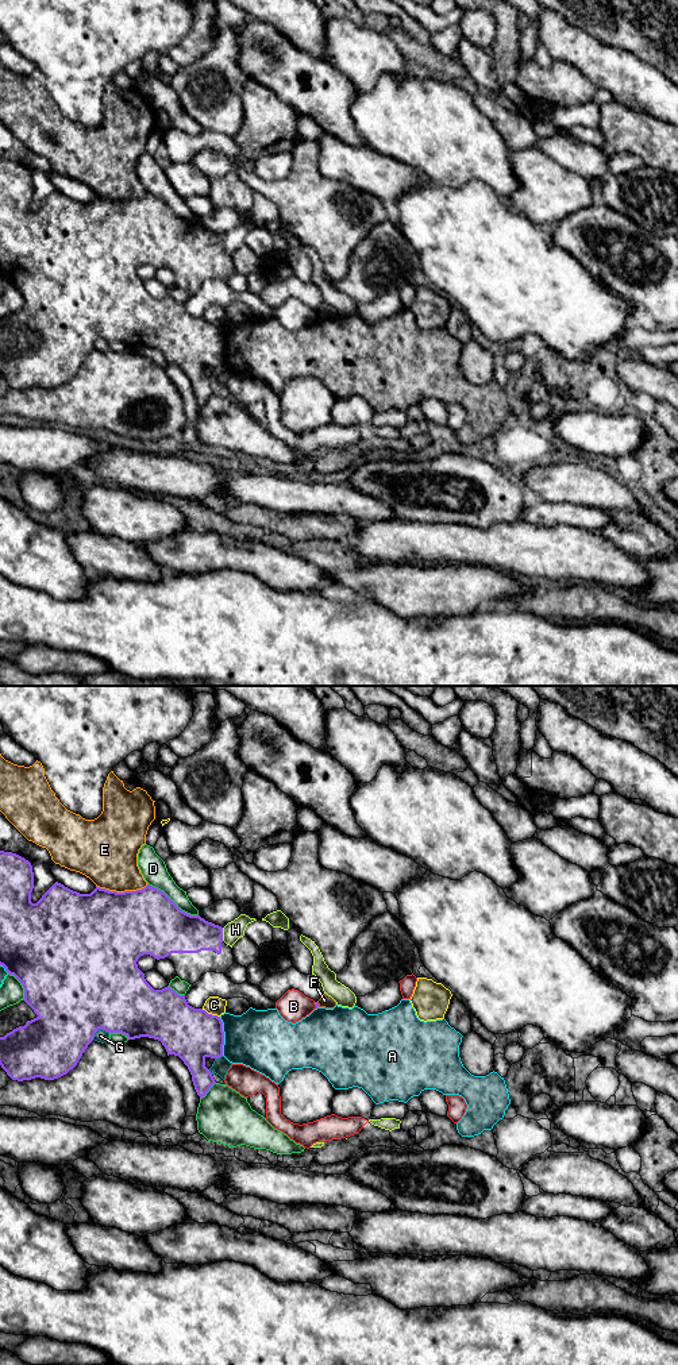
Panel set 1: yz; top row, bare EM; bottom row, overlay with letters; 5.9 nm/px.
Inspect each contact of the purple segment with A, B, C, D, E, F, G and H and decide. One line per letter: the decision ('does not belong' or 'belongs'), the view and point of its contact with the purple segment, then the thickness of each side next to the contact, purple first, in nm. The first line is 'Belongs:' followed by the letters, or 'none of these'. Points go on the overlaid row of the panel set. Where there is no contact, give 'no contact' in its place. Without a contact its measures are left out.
Belongs: none of these
A: does not belong; contact yz (223, 1036); calibres 320 and 360 nm
B: does not belong; contact yz (315, 1003); calibres 20 and 180 nm
C: does not belong; contact yz (211, 1014); calibres 320 and 110 nm
D: does not belong; contact yz (173, 902); calibres 380 and 150 nm
E: does not belong; contact yz (122, 893); calibres 480 and 360 nm
F: does not belong; contact yz (318, 1005); calibres 20 and 70 nm
G: does not belong; contact yz (99, 1028); calibres 500 and 80 nm
H: does not belong; contact yz (222, 934); calibres 240 and 110 nm

